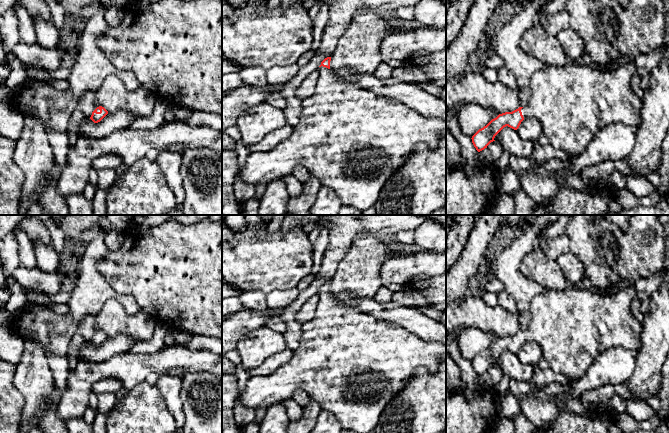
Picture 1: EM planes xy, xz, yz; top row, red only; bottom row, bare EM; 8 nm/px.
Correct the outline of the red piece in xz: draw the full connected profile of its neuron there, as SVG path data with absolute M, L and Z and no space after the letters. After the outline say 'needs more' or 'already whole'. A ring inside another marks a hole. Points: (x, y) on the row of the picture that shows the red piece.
M327 57L321 62L315 92L302 100L299 122L293 127L291 136L270 152L250 153L238 175L243 182L256 186L268 184L291 174L296 166L303 166L322 186L333 190L342 205L363 212L375 205L385 183L406 162L418 144L435 148L441 139L446 138L446 122L424 117L400 101L343 81L330 70L330 61L331 57Z | needs more

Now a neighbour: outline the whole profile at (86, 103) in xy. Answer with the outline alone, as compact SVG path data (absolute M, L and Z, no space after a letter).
M85 92L77 101L77 108L83 112L83 114L90 118L92 112L97 108L95 104L95 92Z

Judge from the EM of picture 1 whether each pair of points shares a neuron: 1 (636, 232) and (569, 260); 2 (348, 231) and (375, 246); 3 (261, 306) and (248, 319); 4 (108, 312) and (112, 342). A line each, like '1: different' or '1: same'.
1: different
2: different
3: different
4: different

